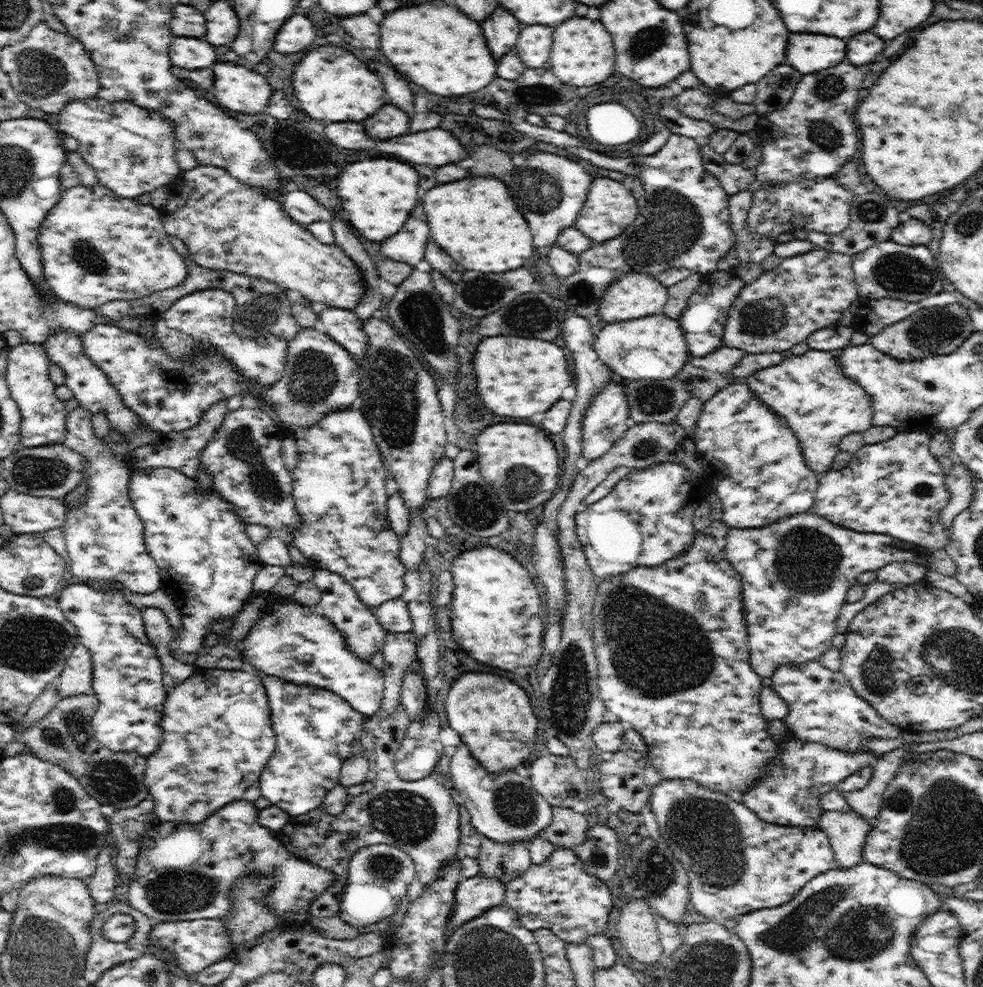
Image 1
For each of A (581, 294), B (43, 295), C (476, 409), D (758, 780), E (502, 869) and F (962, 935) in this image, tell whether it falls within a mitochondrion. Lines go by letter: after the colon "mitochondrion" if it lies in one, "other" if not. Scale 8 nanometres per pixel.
A: mitochondrion
B: other
C: other
D: other
E: mitochondrion
F: other

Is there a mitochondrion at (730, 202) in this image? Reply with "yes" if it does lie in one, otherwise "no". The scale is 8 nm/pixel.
no

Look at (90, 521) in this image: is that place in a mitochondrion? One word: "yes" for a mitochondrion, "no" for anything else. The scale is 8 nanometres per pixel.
no

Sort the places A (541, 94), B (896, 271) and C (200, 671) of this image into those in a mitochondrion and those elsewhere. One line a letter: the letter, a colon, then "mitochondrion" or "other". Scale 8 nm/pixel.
A: mitochondrion
B: mitochondrion
C: other

